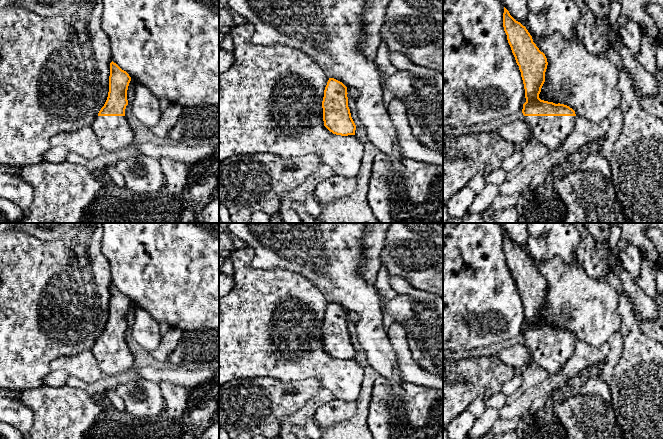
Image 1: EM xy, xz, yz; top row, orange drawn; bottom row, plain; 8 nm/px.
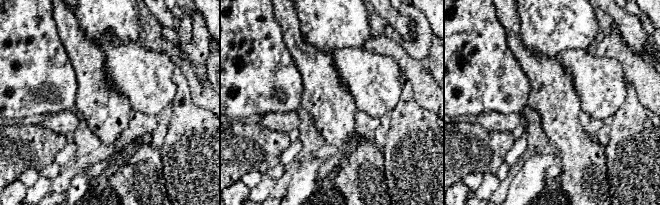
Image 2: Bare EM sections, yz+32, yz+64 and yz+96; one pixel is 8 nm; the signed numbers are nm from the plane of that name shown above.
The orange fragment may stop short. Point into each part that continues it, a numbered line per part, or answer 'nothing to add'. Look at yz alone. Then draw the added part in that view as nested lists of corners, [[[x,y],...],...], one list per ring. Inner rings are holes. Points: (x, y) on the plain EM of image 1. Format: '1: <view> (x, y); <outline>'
1: yz (551, 355); [[[524,340],[532,359],[550,374],[557,374],[574,354],[576,340]]]

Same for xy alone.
1: xy (114, 357); [[[96,340],[92,349],[97,358],[99,368],[107,375],[119,375],[129,371],[134,357],[126,340]]]

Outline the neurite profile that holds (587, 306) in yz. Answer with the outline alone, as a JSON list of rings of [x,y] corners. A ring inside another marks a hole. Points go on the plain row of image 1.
[[[554,256],[542,262],[532,260],[532,263],[539,274],[545,278],[548,286],[545,306],[539,318],[541,324],[567,329],[575,335],[576,340],[594,347],[609,342],[613,333],[620,331],[622,319],[617,313],[620,292],[600,278],[589,276],[581,264],[577,262],[566,264],[560,256]]]

